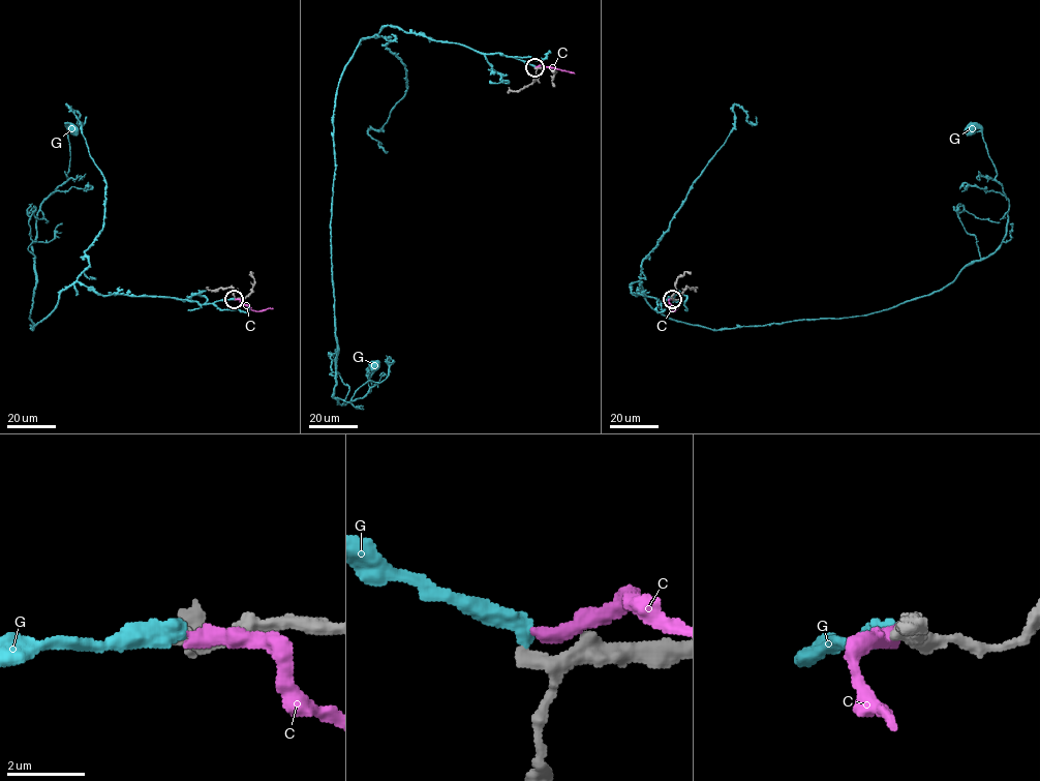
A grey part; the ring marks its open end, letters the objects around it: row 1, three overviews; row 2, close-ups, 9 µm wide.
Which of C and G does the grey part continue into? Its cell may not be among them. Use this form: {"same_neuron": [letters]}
{"same_neuron": ["G"]}

